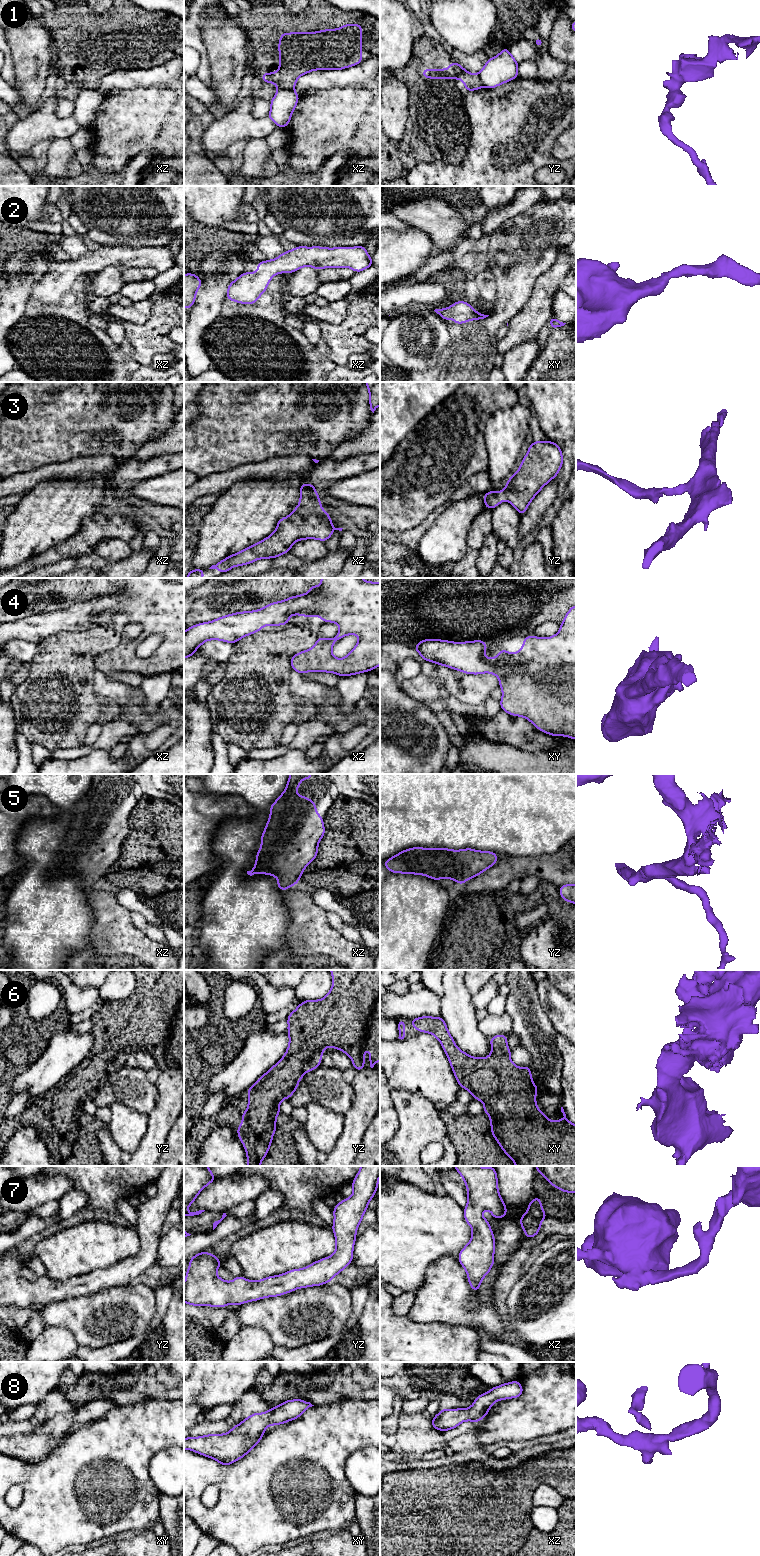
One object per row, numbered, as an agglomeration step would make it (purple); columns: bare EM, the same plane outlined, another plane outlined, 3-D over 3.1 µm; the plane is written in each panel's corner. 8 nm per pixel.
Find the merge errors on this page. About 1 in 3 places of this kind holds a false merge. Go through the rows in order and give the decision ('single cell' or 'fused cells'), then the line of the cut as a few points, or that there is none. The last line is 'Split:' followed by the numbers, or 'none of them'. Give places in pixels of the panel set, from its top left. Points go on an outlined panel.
1: fused cells; cut xz (278, 89), (293, 90)
2: single cell; cut none
3: single cell; cut none
4: single cell; cut none
5: single cell; cut none
6: single cell; cut none
7: single cell; cut none
8: single cell; cut none
Split: 1

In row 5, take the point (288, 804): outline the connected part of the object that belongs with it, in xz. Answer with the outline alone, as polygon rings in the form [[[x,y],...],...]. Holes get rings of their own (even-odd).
[[[290,774],[284,792],[270,806],[270,817],[261,836],[261,848],[256,854],[256,864],[247,874],[276,876],[277,886],[286,891],[298,884],[303,870],[316,858],[318,844],[325,834],[323,817],[316,811],[316,803],[307,796],[297,796],[300,781],[311,779],[312,774]]]

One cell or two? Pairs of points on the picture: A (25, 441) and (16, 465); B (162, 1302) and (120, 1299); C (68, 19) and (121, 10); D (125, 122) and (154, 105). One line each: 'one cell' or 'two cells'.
A: one cell
B: two cells
C: one cell
D: one cell

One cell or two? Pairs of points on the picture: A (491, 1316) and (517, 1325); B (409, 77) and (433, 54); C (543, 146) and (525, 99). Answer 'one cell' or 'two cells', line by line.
A: two cells
B: one cell
C: one cell

